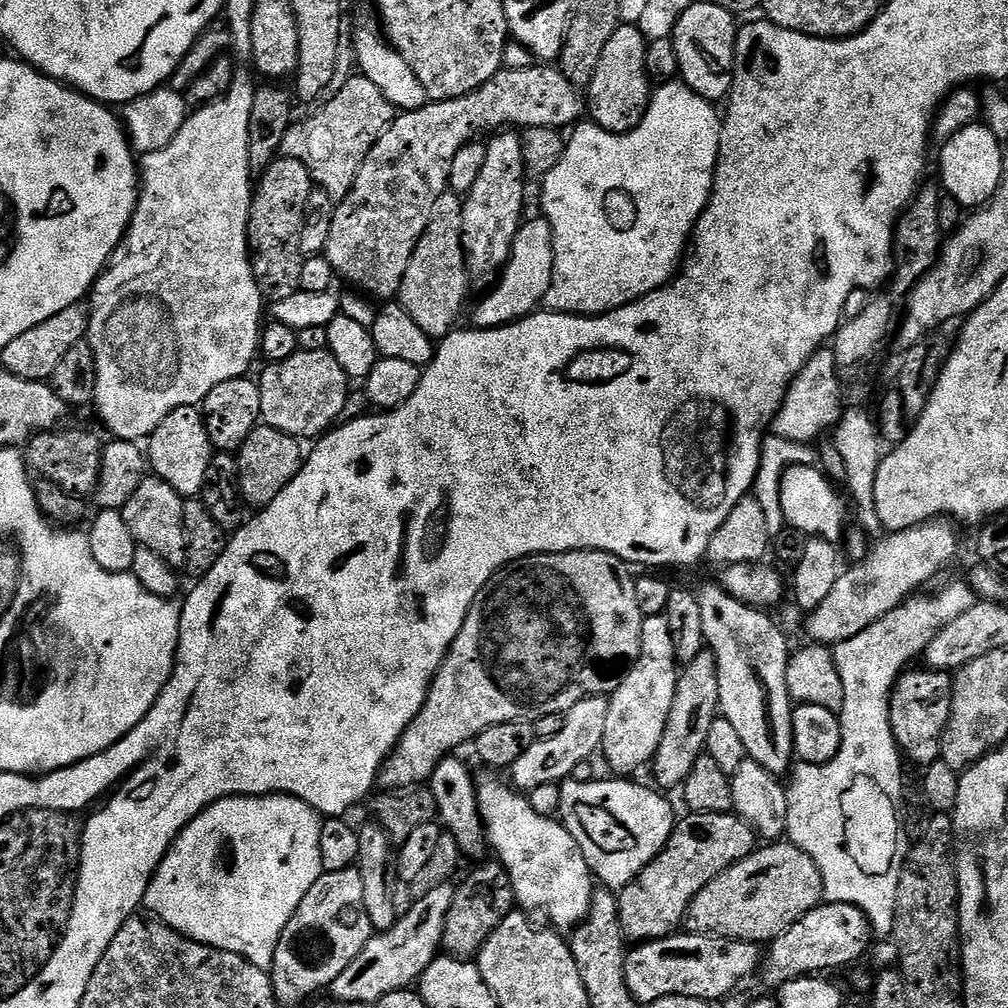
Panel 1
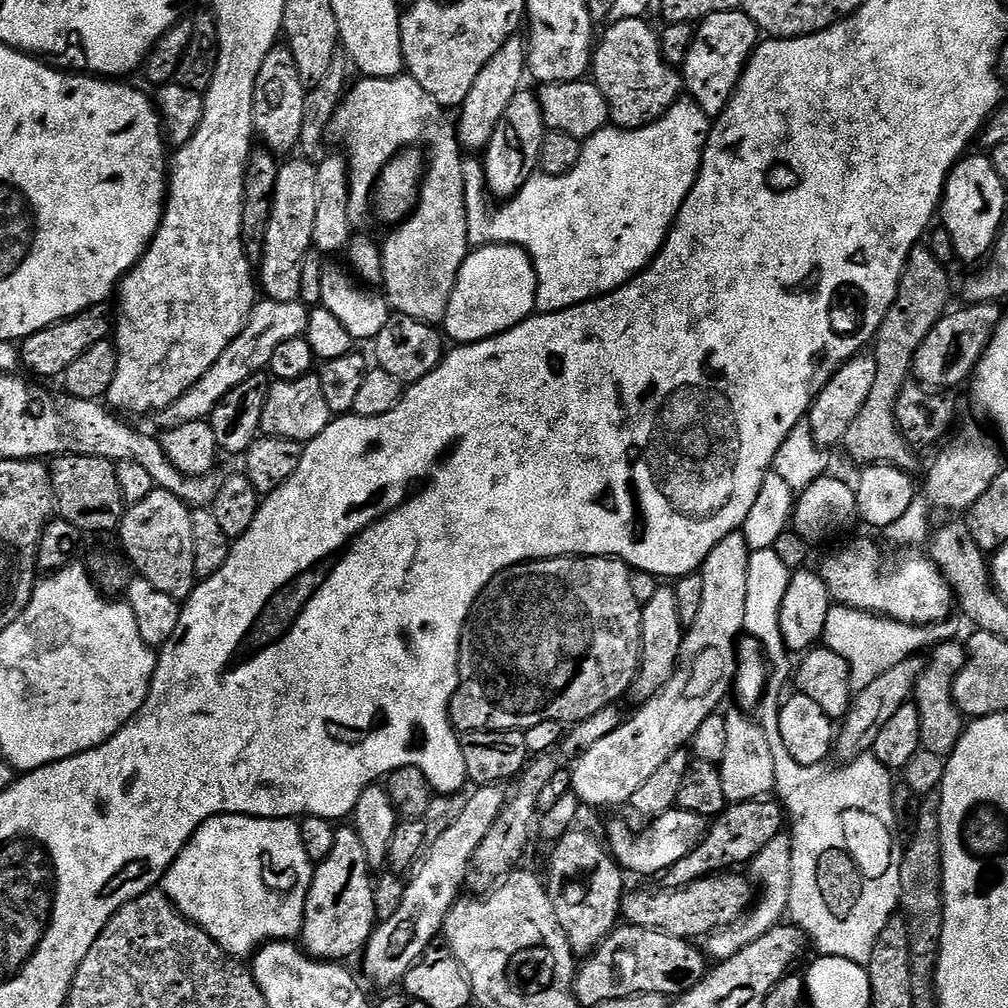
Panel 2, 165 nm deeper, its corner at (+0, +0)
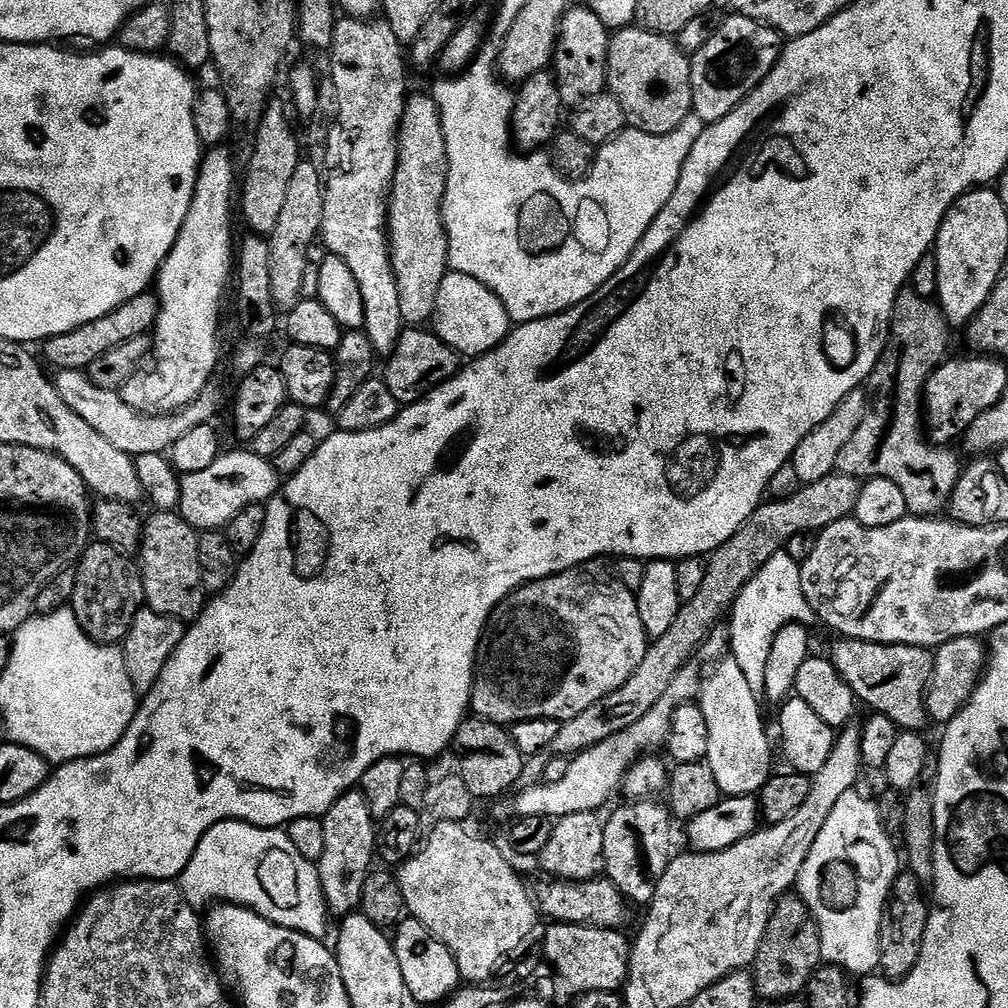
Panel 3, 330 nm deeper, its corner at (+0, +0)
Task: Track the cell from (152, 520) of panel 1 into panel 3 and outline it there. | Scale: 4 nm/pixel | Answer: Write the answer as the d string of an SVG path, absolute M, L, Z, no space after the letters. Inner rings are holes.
M159 510L152 512L152 517L147 517L144 520L144 536L140 540L140 551L138 553L138 567L140 570L140 577L144 583L144 599L147 607L153 608L158 614L166 614L173 616L175 620L182 620L191 622L199 618L200 611L204 609L206 603L206 593L203 584L200 582L200 559L198 558L198 542L200 541L199 535L195 528L191 528L189 524L180 516L179 511L173 510L171 512L161 512Z

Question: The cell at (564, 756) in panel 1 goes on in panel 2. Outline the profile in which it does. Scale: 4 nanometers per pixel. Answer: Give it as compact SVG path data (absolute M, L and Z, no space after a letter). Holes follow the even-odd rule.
M498 784L477 787L476 793L467 797L462 815L441 834L438 842L427 845L426 855L418 871L411 877L412 881L407 881L402 906L398 906L398 914L394 914L394 918L389 920L379 921L368 939L368 945L364 947L364 972L374 983L399 985L404 975L433 947L435 940L432 939L435 936L437 939L443 933L450 910L456 905L456 901L461 899L474 850L478 850L478 842L486 838L490 826L494 826L498 814L504 809L504 790Z

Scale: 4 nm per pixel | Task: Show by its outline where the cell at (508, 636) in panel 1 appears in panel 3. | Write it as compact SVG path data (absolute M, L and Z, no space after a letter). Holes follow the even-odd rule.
M589 560L587 564L579 564L570 570L556 572L554 575L541 580L531 580L528 584L515 588L489 614L488 625L484 628L480 645L476 651L476 674L472 677L472 703L470 708L481 720L489 720L505 726L511 726L530 718L550 718L563 722L570 718L578 718L578 714L582 714L582 710L594 706L594 702L606 698L606 694L614 694L614 690L626 686L630 674L634 674L634 670L638 670L638 665L642 663L642 658L646 658L650 647L650 637L642 626L642 614L638 614L635 592L626 590L626 586L622 586L622 582L617 578L615 571L611 567L607 568L604 564L607 563L600 560Z

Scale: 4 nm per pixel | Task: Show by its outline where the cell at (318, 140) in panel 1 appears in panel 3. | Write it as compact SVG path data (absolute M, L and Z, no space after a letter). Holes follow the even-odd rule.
M430 94L424 96L409 95L404 103L404 113L400 123L400 161L396 167L396 173L392 179L392 190L388 193L388 235L392 250L392 269L398 282L398 306L402 310L402 318L405 325L424 326L431 321L434 314L434 306L438 302L438 286L442 286L442 278L447 276L448 266L448 232L444 229L444 195L446 194L446 178L448 177L448 159L446 158L446 134L442 134L442 118L434 98Z

